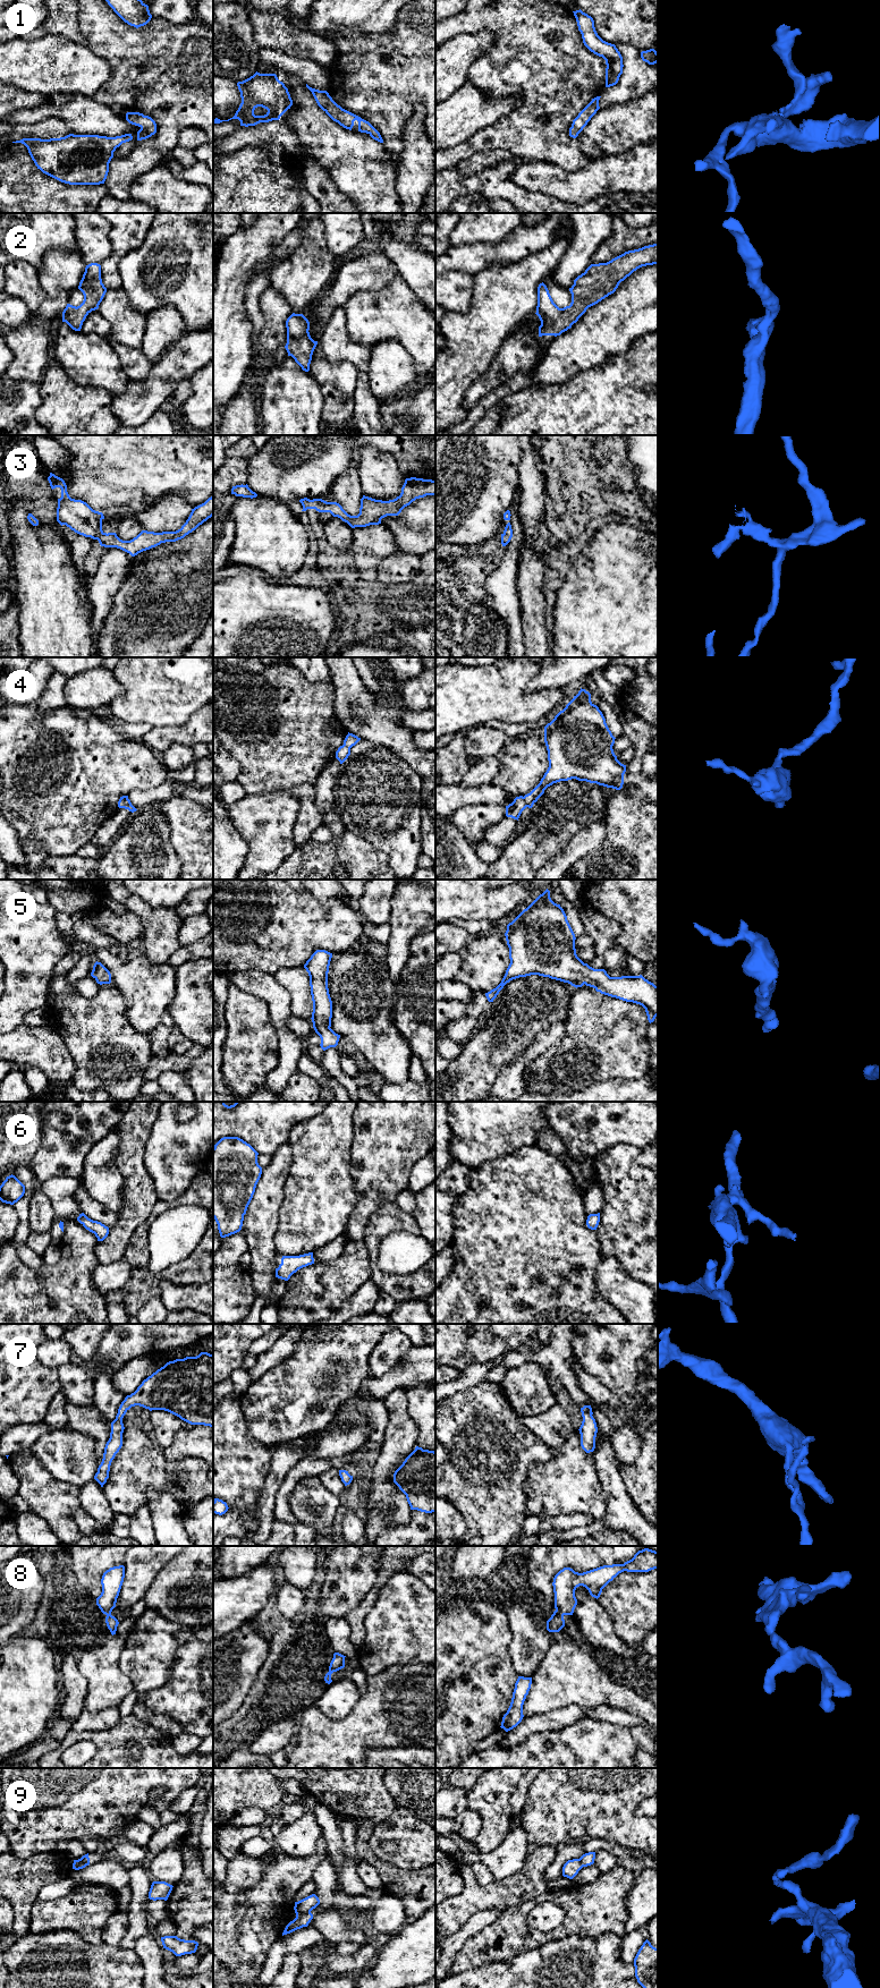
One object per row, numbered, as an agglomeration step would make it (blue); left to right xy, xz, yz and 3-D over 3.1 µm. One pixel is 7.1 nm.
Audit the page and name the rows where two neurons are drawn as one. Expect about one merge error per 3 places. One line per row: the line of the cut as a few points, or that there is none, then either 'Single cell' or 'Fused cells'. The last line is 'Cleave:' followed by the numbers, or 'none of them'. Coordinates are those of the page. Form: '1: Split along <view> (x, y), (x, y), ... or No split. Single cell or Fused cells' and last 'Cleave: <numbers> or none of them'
1: No split. Single cell
2: No split. Single cell
3: No split. Single cell
4: No split. Single cell
5: No split. Single cell
6: No split. Single cell
7: No split. Single cell
8: No split. Single cell
9: Split along xz (310, 1911), (296, 1917). Fused cells
Cleave: 9

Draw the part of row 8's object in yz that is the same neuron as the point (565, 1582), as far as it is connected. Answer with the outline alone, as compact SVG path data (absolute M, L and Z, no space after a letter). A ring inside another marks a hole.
M644 1548L624 1564L603 1565L583 1573L575 1572L570 1568L564 1568L553 1578L555 1608L556 1611L547 1621L549 1632L559 1632L565 1626L565 1615L573 1615L577 1605L575 1590L585 1587L590 1595L599 1598L602 1589L619 1573L649 1572L658 1569L658 1552Z

